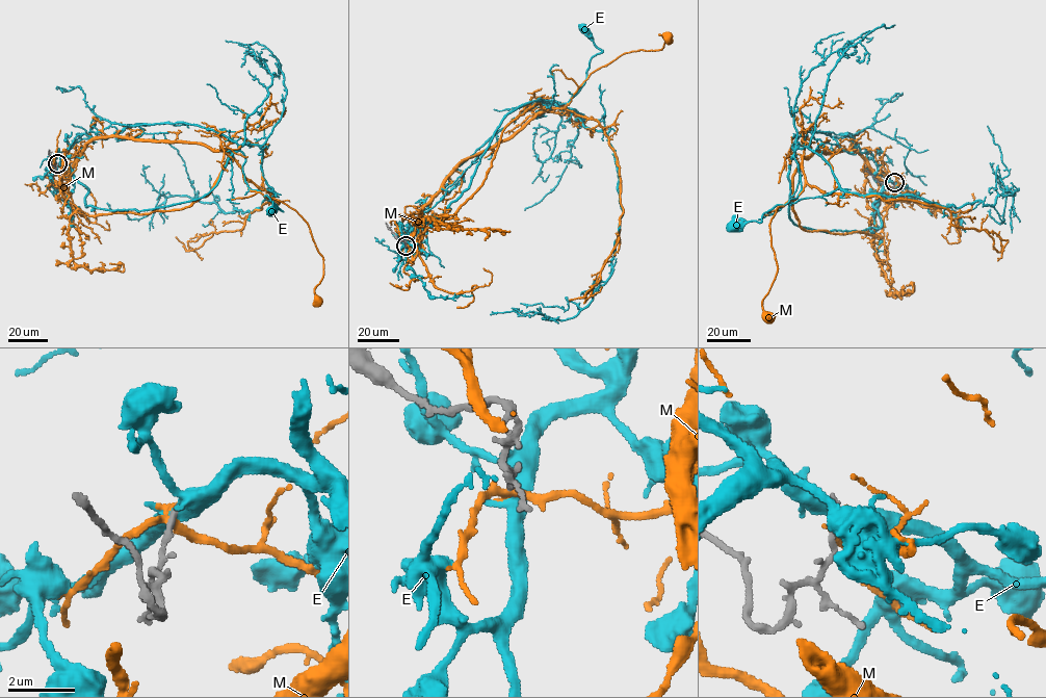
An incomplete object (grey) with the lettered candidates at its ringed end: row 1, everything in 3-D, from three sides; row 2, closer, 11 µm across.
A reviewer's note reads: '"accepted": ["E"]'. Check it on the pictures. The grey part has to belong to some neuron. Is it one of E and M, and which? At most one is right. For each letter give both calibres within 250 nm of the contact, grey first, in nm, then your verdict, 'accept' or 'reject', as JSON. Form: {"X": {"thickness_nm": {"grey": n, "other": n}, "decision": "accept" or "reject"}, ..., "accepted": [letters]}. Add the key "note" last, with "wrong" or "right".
{"E": {"thickness_nm": {"grey": 170, "other": 400}, "decision": "reject"}, "M": {"thickness_nm": {"grey": 200, "other": 240}, "decision": "reject"}, "accepted": [], "note": "wrong"}

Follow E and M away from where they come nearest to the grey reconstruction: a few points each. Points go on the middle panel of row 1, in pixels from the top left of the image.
E: (406, 246), (432, 216), (443, 221), (508, 113), (575, 95), (602, 51), (583, 28)
M: (406, 246), (420, 243), (420, 211), (461, 162), (565, 107), (623, 54), (662, 49), (659, 34), (668, 37)

